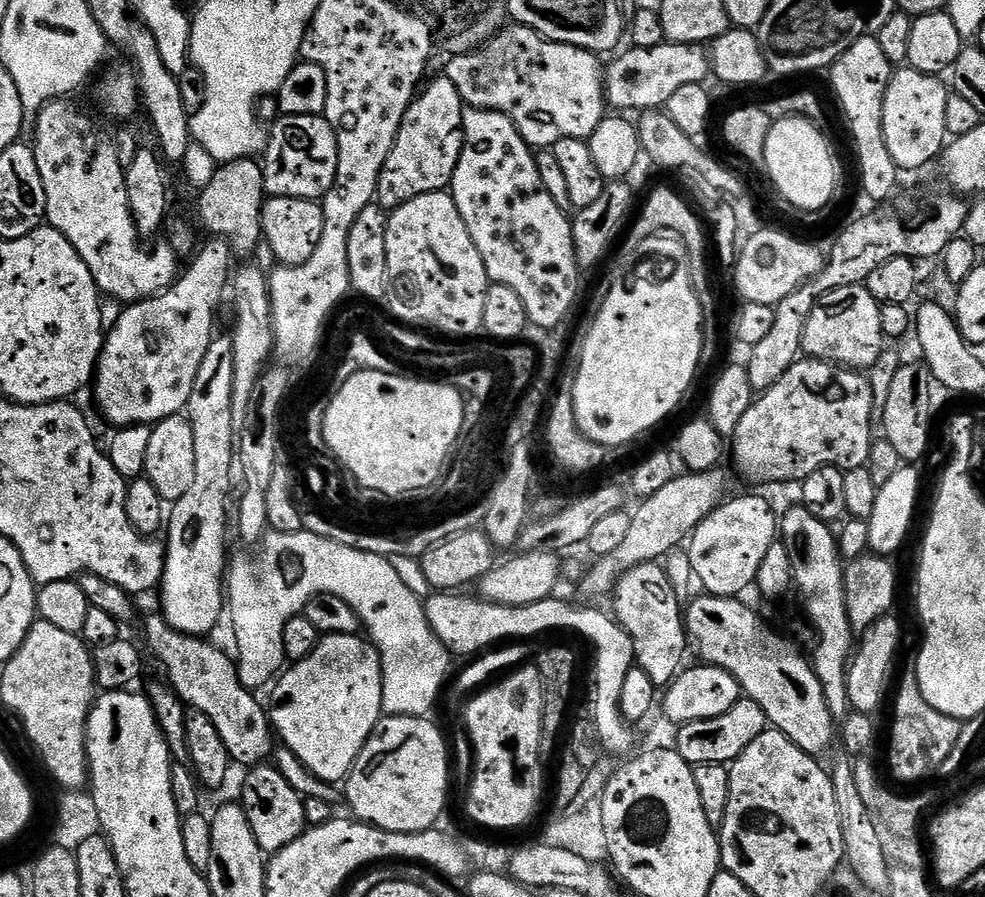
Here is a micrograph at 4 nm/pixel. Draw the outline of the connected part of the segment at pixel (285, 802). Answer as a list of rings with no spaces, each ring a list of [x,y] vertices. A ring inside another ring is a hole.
[[[256,766],[249,772],[252,773],[245,778],[239,799],[244,811],[248,813],[250,830],[254,830],[258,846],[265,854],[273,854],[290,845],[305,832],[305,797],[298,795],[294,786],[290,786],[290,782],[286,782],[286,778],[282,778],[282,774],[274,766]]]

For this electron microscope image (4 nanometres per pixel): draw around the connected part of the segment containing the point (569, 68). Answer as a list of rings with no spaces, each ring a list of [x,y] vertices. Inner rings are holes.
[[[512,22],[501,28],[484,47],[469,52],[467,56],[451,57],[447,61],[446,79],[454,82],[454,90],[458,90],[467,107],[506,114],[528,145],[536,150],[548,150],[562,138],[587,140],[604,119],[606,101],[600,60],[601,57],[595,52],[547,40],[525,24]]]

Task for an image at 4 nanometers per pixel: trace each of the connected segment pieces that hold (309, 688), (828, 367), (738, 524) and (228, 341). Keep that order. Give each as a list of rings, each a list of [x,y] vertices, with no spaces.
[[[360,634],[325,636],[305,660],[295,661],[275,681],[271,689],[273,692],[272,708],[270,704],[270,723],[275,735],[279,739],[280,736],[284,739],[281,740],[283,747],[294,750],[294,754],[302,758],[302,762],[315,776],[323,780],[340,782],[352,771],[353,762],[366,746],[370,734],[382,718],[383,689],[384,675],[380,665],[380,653],[376,651],[376,647],[371,642]]]
[[[801,358],[790,366],[790,370],[786,370],[786,374],[782,374],[782,378],[778,378],[778,382],[774,382],[774,386],[770,386],[766,391],[759,393],[753,399],[750,410],[746,410],[746,414],[742,414],[742,422],[738,422],[738,430],[734,430],[734,434],[730,437],[730,456],[732,452],[732,460],[736,463],[737,470],[746,479],[753,480],[756,484],[788,484],[791,480],[796,480],[795,482],[804,481],[810,474],[814,474],[814,470],[818,470],[819,468],[837,467],[841,470],[847,470],[849,468],[865,467],[870,458],[873,439],[874,427],[871,424],[871,388],[868,385],[867,375],[838,364],[828,364],[825,360]]]
[[[740,496],[737,500],[725,499],[713,512],[692,531],[687,541],[688,560],[692,563],[692,572],[700,579],[700,584],[709,596],[739,597],[748,587],[756,584],[756,575],[762,566],[762,558],[778,540],[778,516],[760,496]]]
[[[217,335],[210,342],[206,358],[202,358],[202,366],[198,366],[194,390],[190,390],[186,415],[194,430],[194,486],[190,486],[190,490],[186,490],[186,494],[182,494],[182,498],[171,505],[166,516],[168,540],[164,553],[164,577],[160,579],[158,589],[159,611],[164,621],[183,636],[204,638],[209,635],[207,632],[215,630],[220,615],[223,617],[226,612],[226,561],[229,556],[224,549],[224,535],[228,528],[230,532],[228,491],[232,488],[234,453],[238,448],[238,426],[234,422],[234,346],[231,335]]]

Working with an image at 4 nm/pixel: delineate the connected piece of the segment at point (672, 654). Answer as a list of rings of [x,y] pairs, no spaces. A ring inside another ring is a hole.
[[[659,563],[643,564],[634,570],[630,570],[616,584],[614,601],[616,600],[616,612],[614,618],[630,634],[634,654],[636,655],[635,663],[650,678],[650,682],[657,690],[667,689],[668,685],[680,675],[685,667],[684,651],[687,653],[690,648],[688,633],[684,627],[684,612],[680,600],[676,597],[676,592],[672,589],[672,580],[666,573],[660,569]]]

